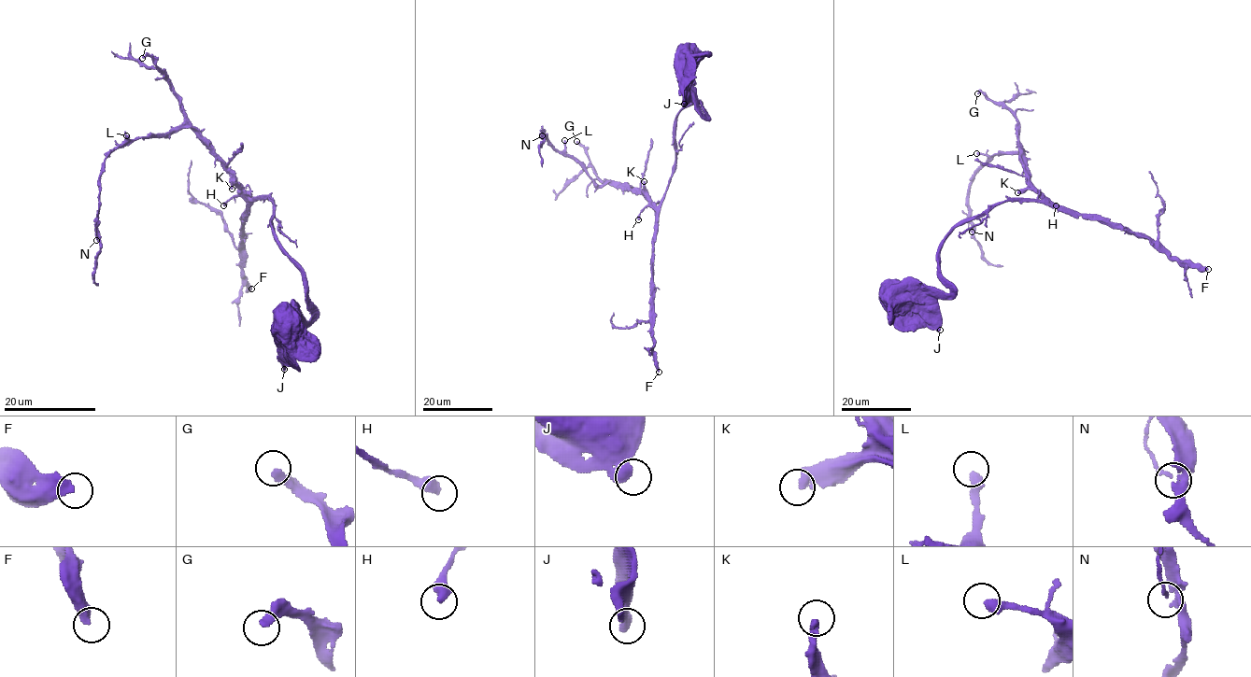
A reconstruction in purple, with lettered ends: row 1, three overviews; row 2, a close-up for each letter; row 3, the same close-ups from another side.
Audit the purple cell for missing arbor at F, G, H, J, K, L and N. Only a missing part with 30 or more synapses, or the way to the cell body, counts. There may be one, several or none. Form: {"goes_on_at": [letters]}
{"goes_on_at": ["F", "K"]}

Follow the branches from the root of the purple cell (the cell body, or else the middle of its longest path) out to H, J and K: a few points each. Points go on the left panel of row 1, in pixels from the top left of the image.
H: (284, 327), (283, 322), (307, 322), (311, 301), (301, 266), (274, 235), (273, 204), (233, 196), (223, 205)
J: (284, 327), (284, 369)
K: (284, 327), (311, 317), (304, 275), (274, 235), (273, 204), (237, 184), (232, 189)

